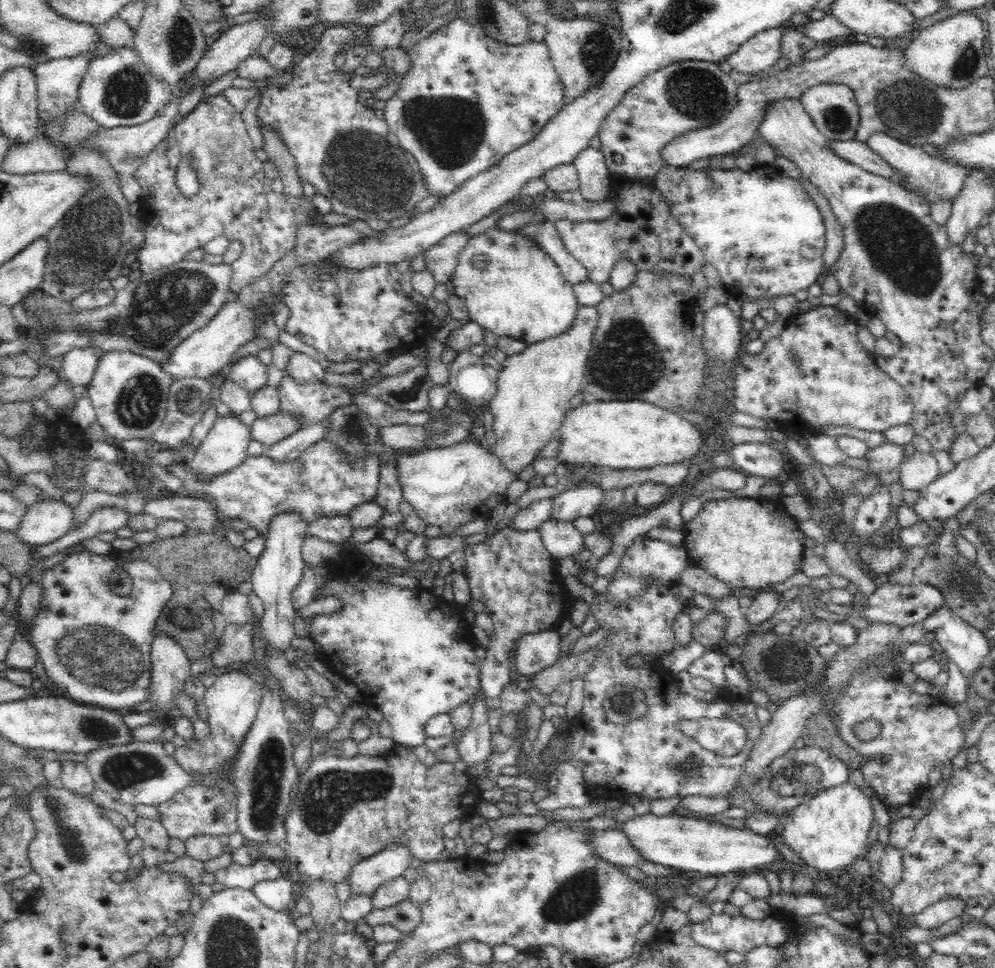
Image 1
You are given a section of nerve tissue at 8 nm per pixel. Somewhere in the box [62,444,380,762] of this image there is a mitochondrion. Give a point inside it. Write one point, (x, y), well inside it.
(90, 727)

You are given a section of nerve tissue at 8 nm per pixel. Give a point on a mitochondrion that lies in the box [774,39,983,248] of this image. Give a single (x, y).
(909, 107)

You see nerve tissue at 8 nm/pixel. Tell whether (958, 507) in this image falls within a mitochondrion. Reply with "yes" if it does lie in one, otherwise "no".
no

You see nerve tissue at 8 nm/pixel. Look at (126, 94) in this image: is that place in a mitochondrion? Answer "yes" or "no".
yes

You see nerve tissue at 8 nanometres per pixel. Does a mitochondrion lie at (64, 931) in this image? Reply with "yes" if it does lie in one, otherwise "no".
yes

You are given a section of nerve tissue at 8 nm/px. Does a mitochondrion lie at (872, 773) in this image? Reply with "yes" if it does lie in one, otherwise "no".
no

